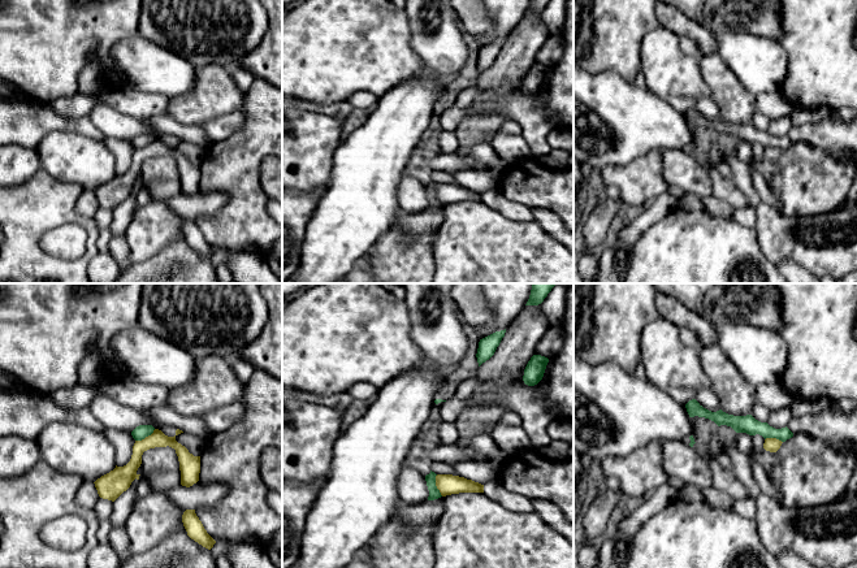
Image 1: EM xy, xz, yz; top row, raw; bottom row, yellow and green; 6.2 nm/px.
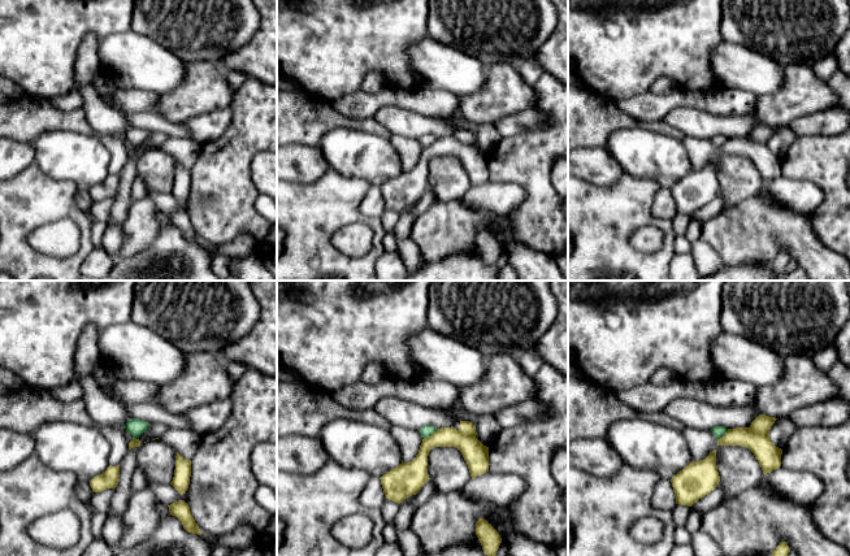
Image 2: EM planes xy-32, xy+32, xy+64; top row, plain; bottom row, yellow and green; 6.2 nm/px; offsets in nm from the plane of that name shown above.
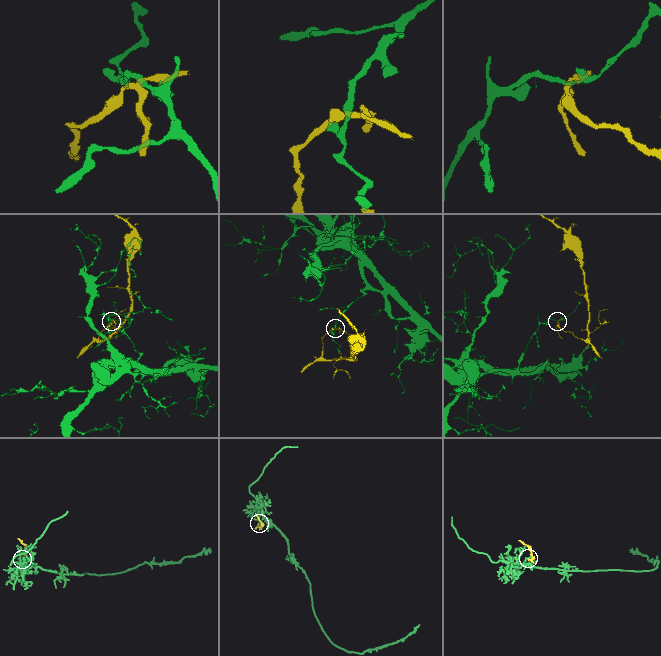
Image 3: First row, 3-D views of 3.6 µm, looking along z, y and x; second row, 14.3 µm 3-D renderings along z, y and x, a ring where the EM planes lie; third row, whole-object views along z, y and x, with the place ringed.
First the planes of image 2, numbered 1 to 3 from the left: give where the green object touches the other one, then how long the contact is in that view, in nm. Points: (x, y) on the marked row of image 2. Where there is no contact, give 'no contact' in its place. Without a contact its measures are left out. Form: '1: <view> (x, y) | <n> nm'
1: xy-32 (134, 438) | 30 nm
2: xy+32 (432, 434) | 110 nm
3: xy+64 (724, 435) | 100 nm

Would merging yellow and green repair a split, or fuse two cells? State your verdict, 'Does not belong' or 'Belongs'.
Does not belong

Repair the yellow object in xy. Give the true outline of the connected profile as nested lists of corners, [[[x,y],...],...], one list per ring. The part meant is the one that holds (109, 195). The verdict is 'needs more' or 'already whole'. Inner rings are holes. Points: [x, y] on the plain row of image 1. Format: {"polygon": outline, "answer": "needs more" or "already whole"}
{"polygon": [[[155,138],[153,142],[142,149],[135,149],[130,170],[124,175],[117,175],[109,182],[98,187],[94,192],[98,203],[103,208],[114,211],[131,191],[139,185],[137,182],[142,173],[144,160],[155,156],[172,156],[176,159],[179,170],[181,194],[190,196],[199,190],[200,165],[194,165],[189,159],[178,152],[174,146],[165,144],[161,139]]], "answer": "already whole"}

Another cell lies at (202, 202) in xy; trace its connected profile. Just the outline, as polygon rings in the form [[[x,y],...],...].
[[[198,190],[190,196],[178,195],[163,201],[173,213],[185,218],[196,218],[204,213],[216,213],[228,200],[225,194],[218,191]]]

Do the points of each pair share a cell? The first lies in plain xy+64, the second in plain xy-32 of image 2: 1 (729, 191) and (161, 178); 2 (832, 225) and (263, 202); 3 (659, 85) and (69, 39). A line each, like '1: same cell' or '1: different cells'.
1: same cell
2: different cells
3: different cells

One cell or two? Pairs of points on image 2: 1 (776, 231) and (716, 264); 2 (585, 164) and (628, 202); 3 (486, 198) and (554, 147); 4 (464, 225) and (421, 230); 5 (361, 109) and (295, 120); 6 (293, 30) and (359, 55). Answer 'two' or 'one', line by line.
1: two
2: two
3: two
4: one
5: two
6: one

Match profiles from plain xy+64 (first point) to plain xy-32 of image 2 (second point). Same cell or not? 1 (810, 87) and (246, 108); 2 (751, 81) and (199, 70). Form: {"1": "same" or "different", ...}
{"1": "different", "2": "different"}

